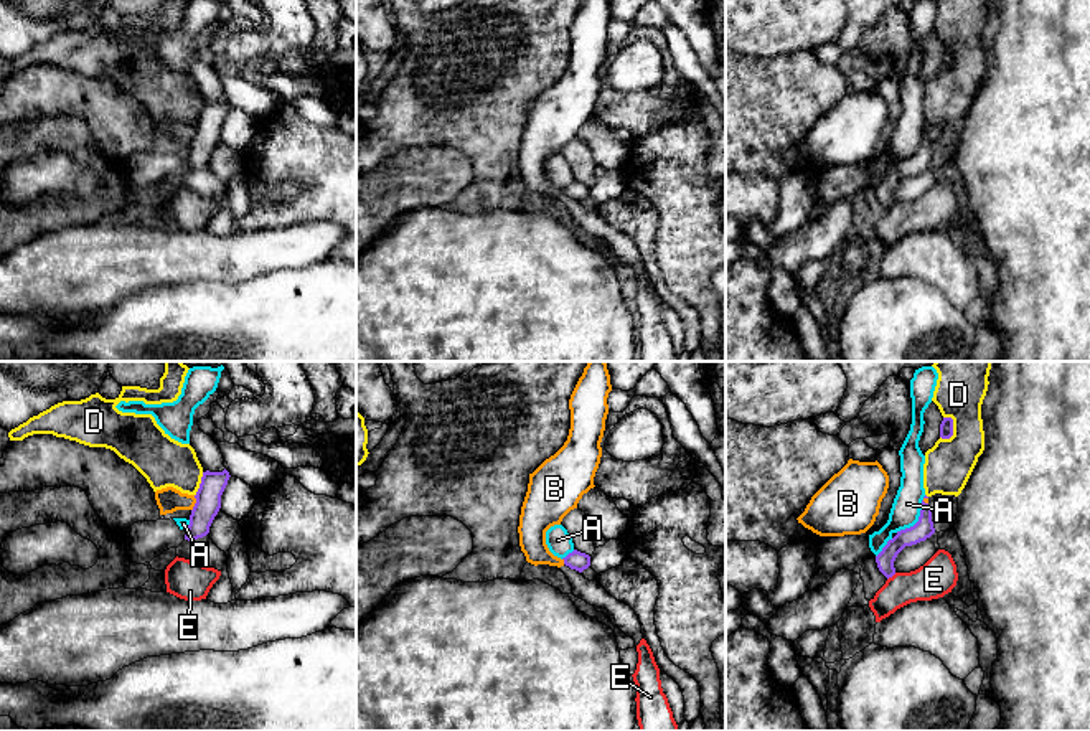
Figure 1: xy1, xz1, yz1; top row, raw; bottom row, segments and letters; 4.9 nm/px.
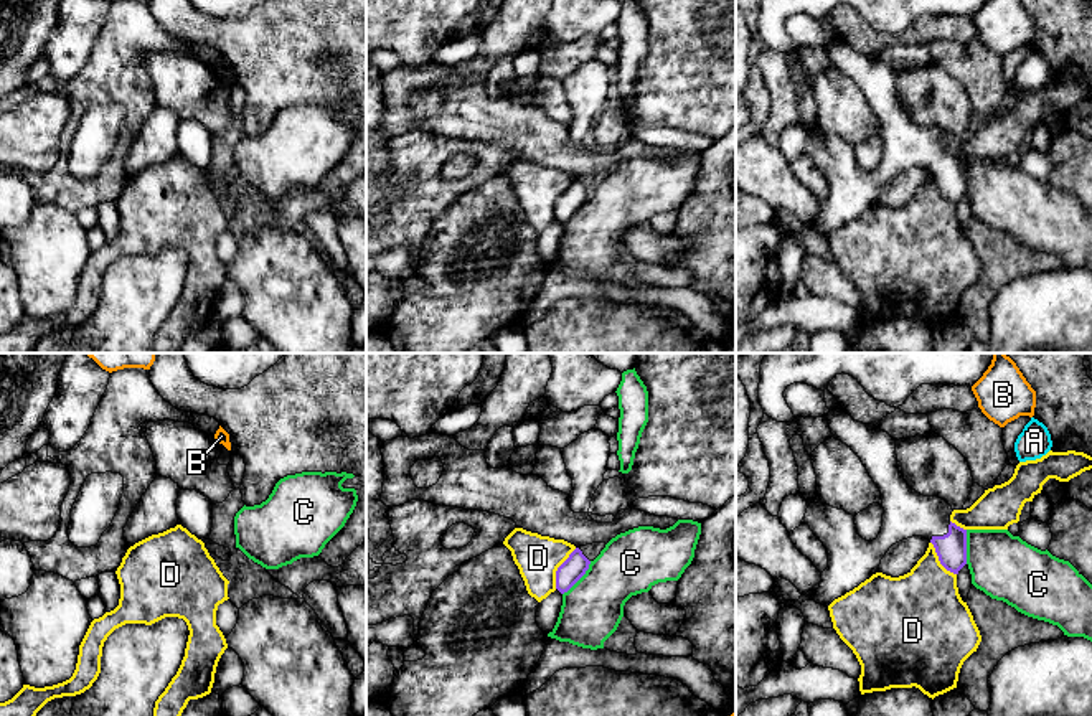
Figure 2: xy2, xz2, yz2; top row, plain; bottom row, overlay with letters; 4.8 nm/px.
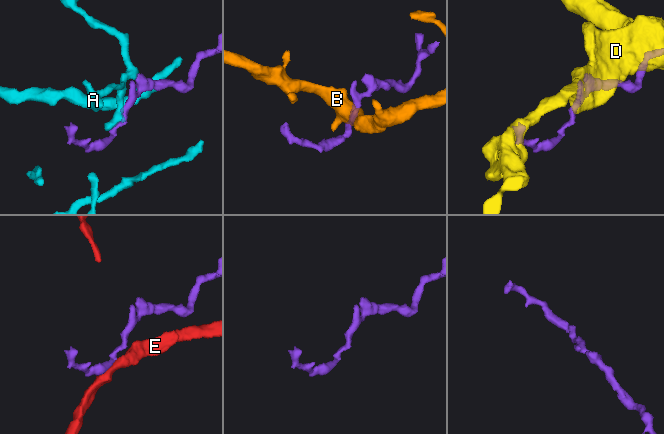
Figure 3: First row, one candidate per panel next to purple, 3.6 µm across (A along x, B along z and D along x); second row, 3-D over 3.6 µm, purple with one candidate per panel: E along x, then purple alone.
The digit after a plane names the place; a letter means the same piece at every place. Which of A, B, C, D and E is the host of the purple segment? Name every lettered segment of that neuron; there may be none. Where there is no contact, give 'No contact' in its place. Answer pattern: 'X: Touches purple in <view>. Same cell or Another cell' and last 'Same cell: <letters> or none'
A: Touches purple in yz1. Another cell
B: Touches purple in xy1. Another cell
C: Touches purple in xz2. Another cell
D: Touches purple in xz2. Another cell
E: Touches purple in yz1. Another cell
Same cell: none

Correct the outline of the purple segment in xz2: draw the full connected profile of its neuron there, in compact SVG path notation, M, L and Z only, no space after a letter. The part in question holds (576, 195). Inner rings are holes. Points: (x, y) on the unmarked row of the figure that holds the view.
M576 178L556 201L556 219L567 223L589 200L591 191Z

